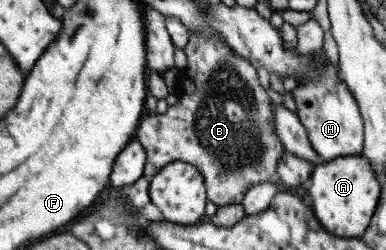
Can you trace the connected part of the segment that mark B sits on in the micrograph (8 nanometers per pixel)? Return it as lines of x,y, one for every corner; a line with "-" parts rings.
189,32
182,49
187,59
175,80
176,104
167,106
164,114
155,116
146,113
135,131
134,140
145,150
142,177
150,182
165,165
175,161
184,162
200,172
208,201
217,207
238,204
252,185
276,177
277,160
284,148
274,133
272,104
257,79
255,68
234,54
220,35
199,37

